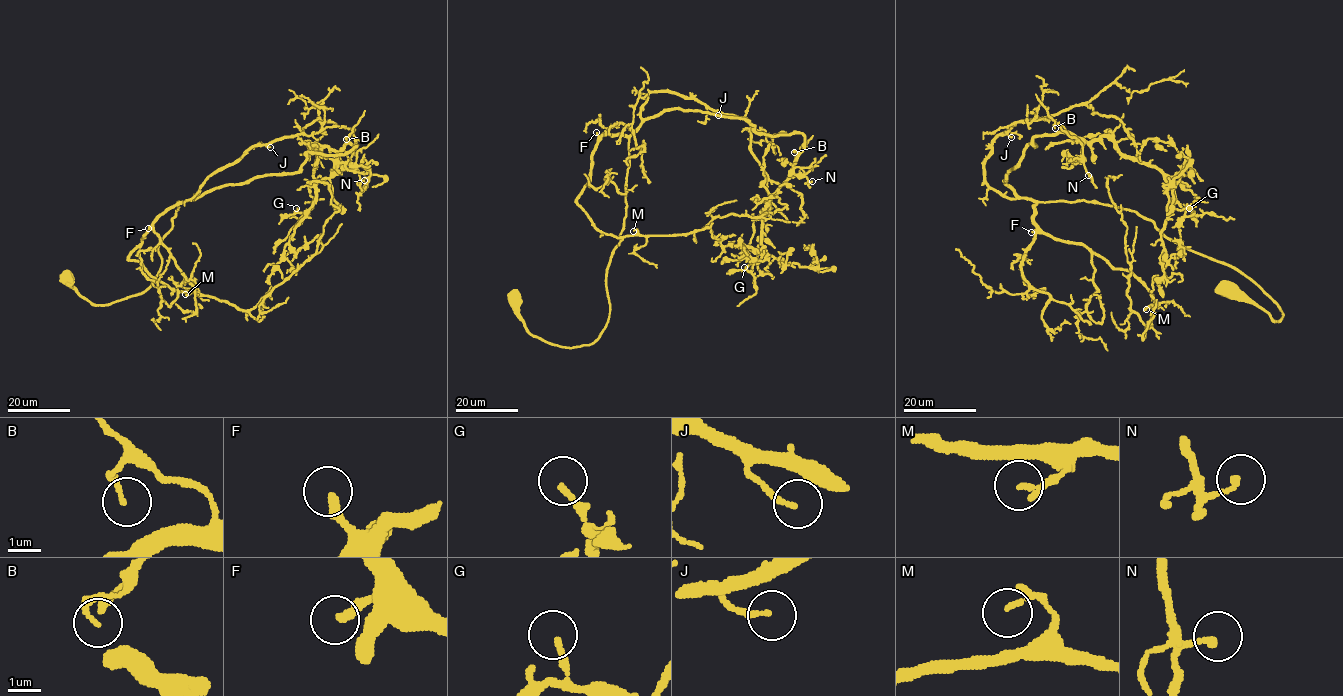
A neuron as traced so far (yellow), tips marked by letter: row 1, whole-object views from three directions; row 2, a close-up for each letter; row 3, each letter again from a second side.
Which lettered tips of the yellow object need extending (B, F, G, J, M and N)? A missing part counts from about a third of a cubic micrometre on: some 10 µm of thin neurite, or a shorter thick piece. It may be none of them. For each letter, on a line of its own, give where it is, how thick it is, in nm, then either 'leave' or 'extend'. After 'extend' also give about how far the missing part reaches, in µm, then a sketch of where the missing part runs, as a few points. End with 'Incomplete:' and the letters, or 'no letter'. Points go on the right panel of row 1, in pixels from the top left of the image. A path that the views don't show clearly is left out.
B: place (1055, 128); calibre 180 nm; leave
F: place (1031, 232); calibre 280 nm; extend; missing 15 µm
G: place (1189, 208); calibre 160 nm; leave
J: place (1011, 137); calibre 160 nm; leave
M: place (1146, 309); calibre 150 nm; extend; missing 20 µm; course (1146, 309), (1134, 319), (1117, 319), (1111, 314)
N: place (1088, 175); calibre 170 nm; leave
Incomplete: F, M

